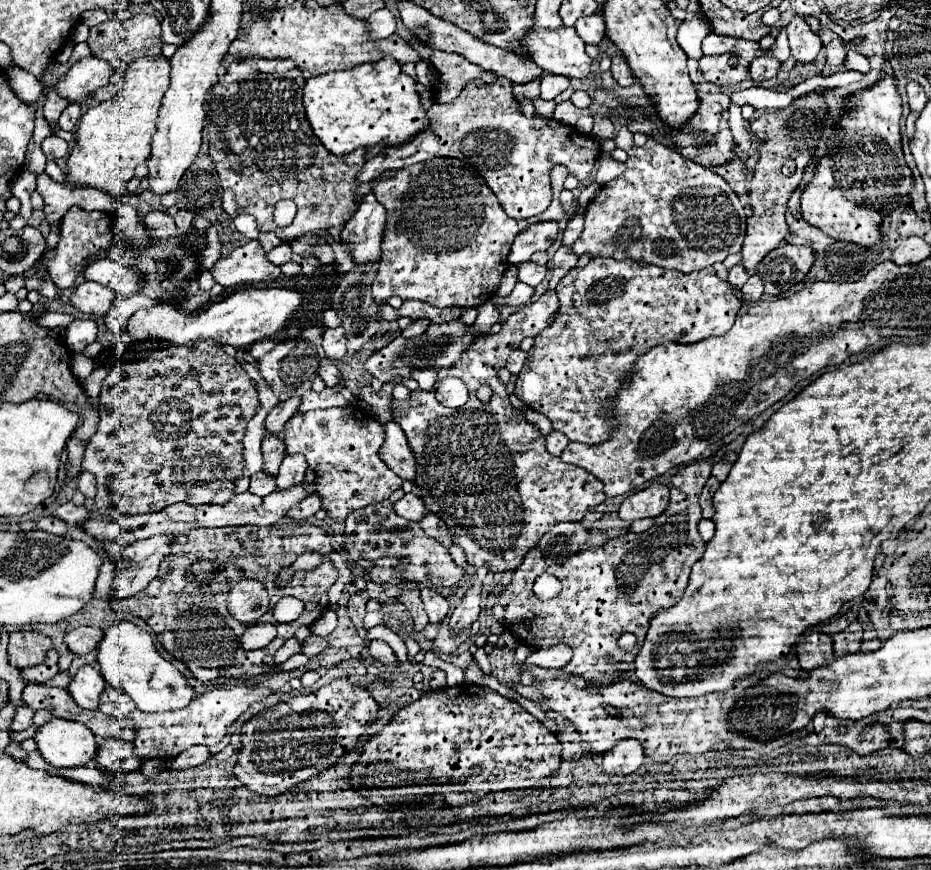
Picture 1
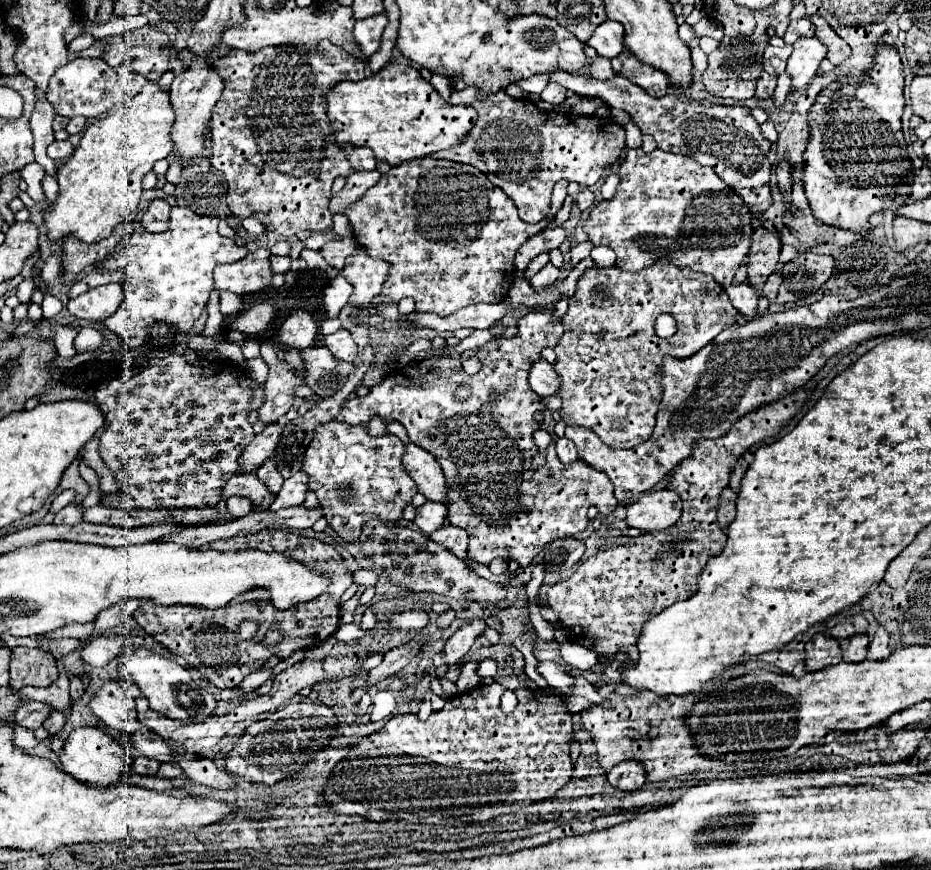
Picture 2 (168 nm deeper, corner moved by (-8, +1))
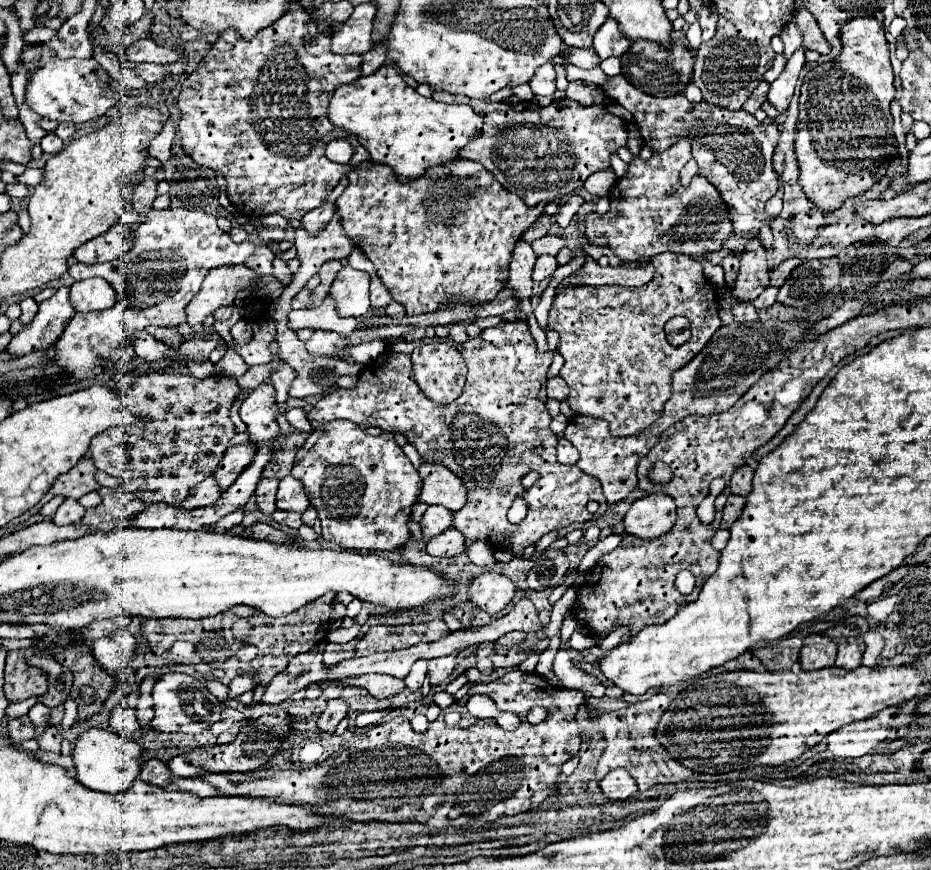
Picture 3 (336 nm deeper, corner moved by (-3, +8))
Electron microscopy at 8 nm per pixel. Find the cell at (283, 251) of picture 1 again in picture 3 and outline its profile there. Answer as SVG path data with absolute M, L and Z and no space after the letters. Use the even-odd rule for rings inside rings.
M258 246L252 252L252 256L246 260L246 266L252 268L258 278L262 278L272 274L272 260L274 260L274 252L268 246Z

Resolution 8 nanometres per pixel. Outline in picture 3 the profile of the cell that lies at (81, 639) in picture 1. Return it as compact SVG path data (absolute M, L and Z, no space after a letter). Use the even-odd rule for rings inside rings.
M118 630L108 638L96 640L92 644L92 650L94 650L94 658L104 670L118 672L128 668L136 650L136 640L128 630Z

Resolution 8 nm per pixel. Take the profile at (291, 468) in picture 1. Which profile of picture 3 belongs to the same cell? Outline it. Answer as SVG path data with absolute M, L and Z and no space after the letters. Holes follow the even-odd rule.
M292 476L282 478L280 486L278 486L276 506L278 506L278 510L286 510L286 512L300 512L300 514L306 512L310 502L308 502L302 482L294 480Z

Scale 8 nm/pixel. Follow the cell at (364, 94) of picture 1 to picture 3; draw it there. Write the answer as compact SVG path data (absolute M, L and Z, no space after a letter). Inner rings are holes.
M380 66L378 72L370 76L358 78L354 84L340 86L332 100L330 100L330 116L328 116L338 128L344 128L358 136L358 142L370 152L372 162L388 164L398 180L410 182L416 180L426 172L426 168L452 162L460 158L460 150L474 138L474 132L478 134L482 130L482 118L466 104L442 104L434 102L432 98L420 96L414 88L410 88L400 72L394 66Z

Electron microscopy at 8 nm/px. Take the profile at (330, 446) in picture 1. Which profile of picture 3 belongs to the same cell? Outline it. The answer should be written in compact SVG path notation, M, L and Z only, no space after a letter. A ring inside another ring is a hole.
M334 420L322 426L324 434L318 444L306 452L306 456L292 468L292 476L298 478L310 498L310 506L318 510L322 524L322 538L334 540L346 550L398 550L410 538L410 508L420 496L420 476L410 464L408 456L394 442L392 434L370 436L348 420Z

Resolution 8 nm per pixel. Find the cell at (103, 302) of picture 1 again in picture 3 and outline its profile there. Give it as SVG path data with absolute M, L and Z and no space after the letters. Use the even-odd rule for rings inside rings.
M88 278L74 282L70 288L70 302L76 312L106 310L116 304L114 288L102 278Z

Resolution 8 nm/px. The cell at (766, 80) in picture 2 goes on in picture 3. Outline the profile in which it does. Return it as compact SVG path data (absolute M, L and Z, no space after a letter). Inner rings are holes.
M762 80L762 82L758 84L758 88L752 92L752 96L748 98L748 102L744 104L744 110L746 110L746 112L750 112L750 114L754 114L754 112L756 112L756 110L758 110L758 108L760 108L760 106L766 102L768 88L770 88L770 84Z

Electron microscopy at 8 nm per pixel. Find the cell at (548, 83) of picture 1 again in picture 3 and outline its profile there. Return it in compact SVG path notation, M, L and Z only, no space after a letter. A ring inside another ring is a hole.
M544 64L542 68L538 68L538 72L534 72L532 80L528 82L532 92L536 96L552 96L554 90L556 90L556 84L554 84L554 66L552 64Z

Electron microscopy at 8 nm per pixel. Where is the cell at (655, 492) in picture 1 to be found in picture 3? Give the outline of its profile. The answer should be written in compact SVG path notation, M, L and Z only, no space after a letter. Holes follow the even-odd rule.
M650 494L632 502L626 518L624 530L642 540L654 540L666 532L676 522L676 506L670 496Z

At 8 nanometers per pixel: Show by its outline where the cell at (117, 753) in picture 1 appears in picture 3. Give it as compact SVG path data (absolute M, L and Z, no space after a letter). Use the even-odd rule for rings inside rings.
M148 760L144 766L142 766L142 772L140 772L140 778L148 784L154 784L154 786L160 786L160 788L168 788L172 784L172 772L168 770L168 766L160 760Z

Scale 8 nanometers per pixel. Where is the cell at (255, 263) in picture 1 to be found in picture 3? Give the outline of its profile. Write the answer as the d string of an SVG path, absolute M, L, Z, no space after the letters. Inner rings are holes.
M222 266L214 268L202 282L202 288L194 300L190 300L185 312L193 332L202 334L204 318L216 312L220 306L232 306L236 294L254 280L254 272L246 266Z

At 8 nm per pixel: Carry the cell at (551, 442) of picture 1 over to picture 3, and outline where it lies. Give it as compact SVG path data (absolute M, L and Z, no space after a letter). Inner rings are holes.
M560 438L560 442L558 442L558 460L562 464L576 464L578 456L580 456L578 450L566 438Z

